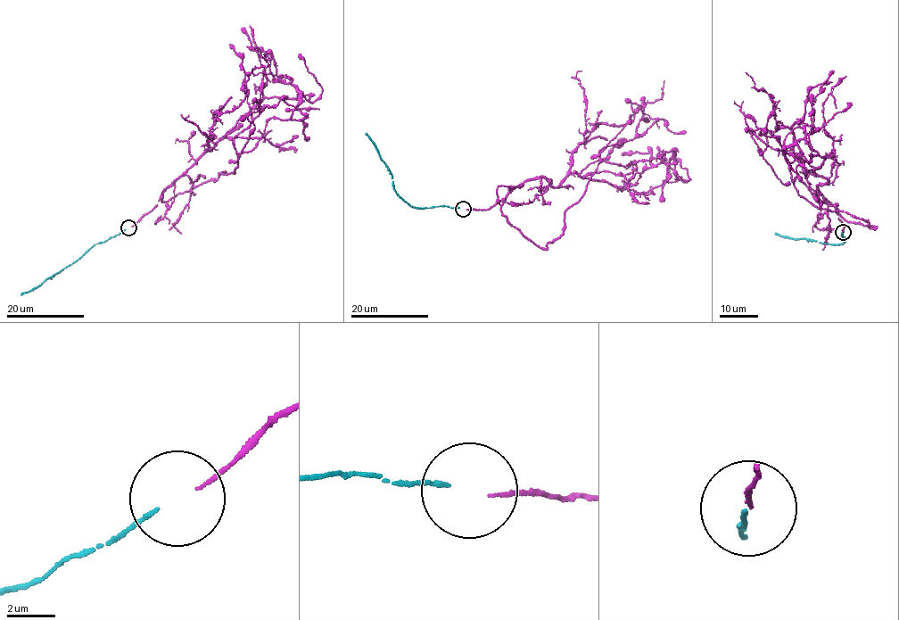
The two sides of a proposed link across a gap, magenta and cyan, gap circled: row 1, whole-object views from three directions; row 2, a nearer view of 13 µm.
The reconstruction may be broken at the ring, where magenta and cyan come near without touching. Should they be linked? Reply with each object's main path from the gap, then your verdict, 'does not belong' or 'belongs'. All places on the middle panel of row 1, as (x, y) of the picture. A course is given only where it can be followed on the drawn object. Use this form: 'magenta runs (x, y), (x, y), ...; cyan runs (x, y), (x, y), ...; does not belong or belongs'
magenta runs (465, 210), (502, 202), (509, 224), (545, 249), (602, 148), (634, 136), (637, 103), (590, 157); cyan runs (459, 208), (441, 205), (416, 209), (403, 200), (396, 192), (391, 174), (366, 133); belongs

